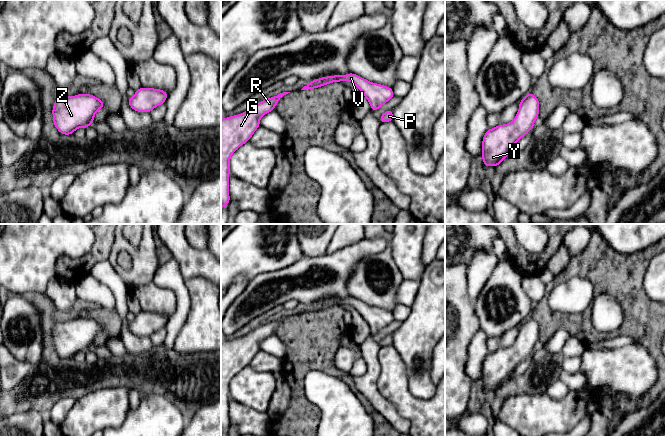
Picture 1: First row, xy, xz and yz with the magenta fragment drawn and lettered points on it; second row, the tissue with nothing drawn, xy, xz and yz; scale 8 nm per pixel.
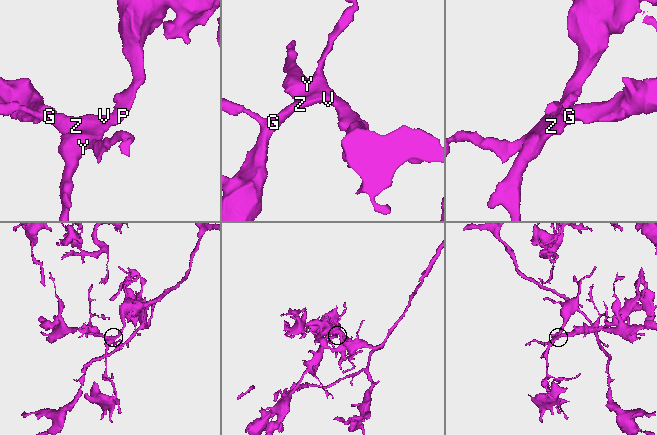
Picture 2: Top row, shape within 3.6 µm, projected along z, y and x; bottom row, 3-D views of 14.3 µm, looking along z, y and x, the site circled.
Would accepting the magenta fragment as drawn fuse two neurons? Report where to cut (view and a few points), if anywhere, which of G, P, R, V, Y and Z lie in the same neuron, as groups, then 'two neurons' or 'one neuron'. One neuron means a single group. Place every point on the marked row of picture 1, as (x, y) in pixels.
cut none; groups G P R V Y Z; one neuron

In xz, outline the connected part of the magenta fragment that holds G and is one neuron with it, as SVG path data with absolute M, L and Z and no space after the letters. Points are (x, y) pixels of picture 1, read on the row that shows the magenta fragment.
M283 92L262 100L241 114L221 118L221 209L231 200L229 195L231 156L250 140L260 126L260 118L275 110L279 100L288 93L290 92Z

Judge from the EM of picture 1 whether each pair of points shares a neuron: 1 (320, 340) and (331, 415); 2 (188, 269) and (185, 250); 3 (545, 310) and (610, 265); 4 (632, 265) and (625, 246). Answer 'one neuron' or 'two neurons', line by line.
1: two neurons
2: one neuron
3: one neuron
4: two neurons

